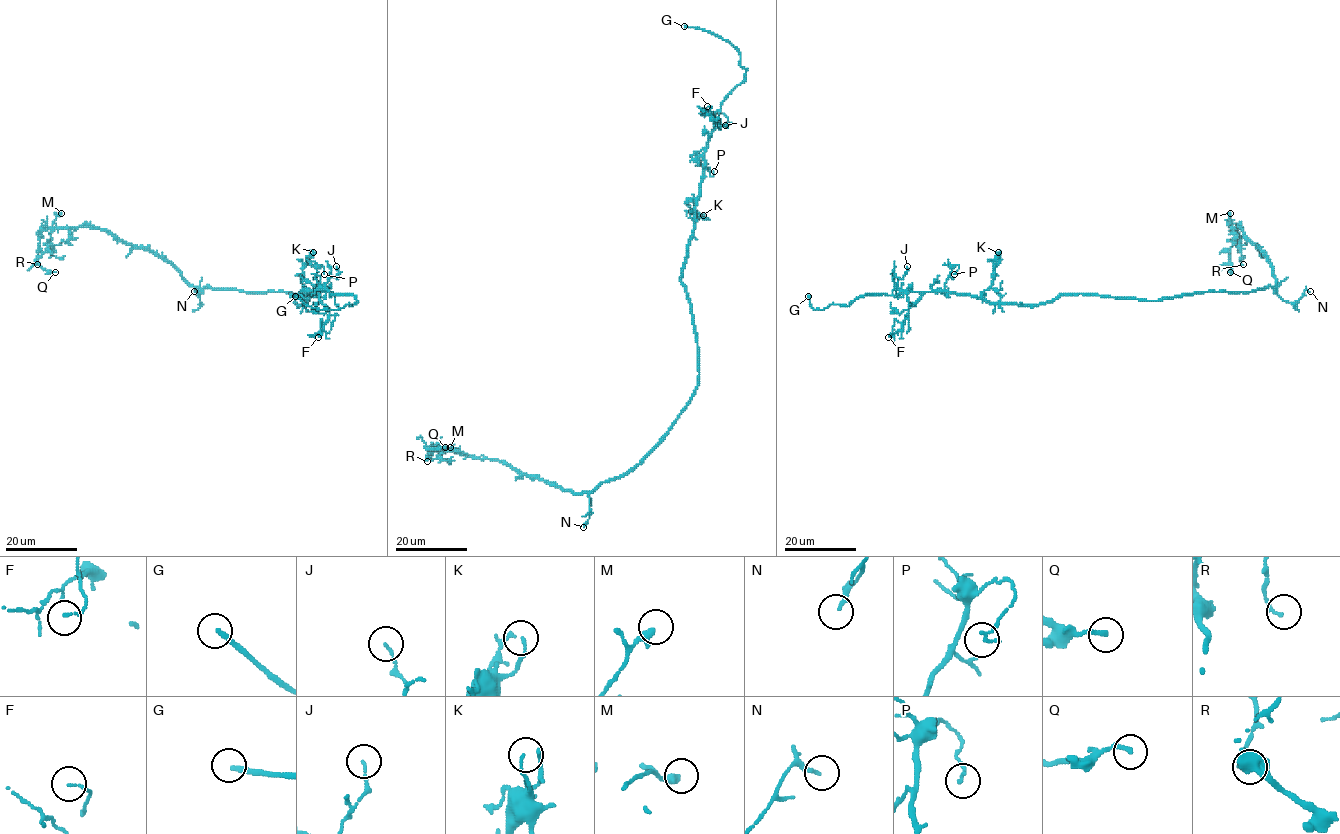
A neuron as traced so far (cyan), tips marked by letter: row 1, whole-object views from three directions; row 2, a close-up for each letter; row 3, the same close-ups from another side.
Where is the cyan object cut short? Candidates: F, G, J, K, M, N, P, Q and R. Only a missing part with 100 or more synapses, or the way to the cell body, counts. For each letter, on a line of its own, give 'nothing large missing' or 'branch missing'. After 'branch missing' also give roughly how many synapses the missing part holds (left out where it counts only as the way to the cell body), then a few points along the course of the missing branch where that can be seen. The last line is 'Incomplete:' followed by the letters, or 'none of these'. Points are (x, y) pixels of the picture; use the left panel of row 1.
F: nothing large missing
G: branch missing; course (295, 296), (280, 281), (261, 273), (248, 258), (245, 249)
J: nothing large missing
K: nothing large missing
M: nothing large missing
N: nothing large missing
P: nothing large missing
Q: nothing large missing
R: nothing large missing
Incomplete: G

